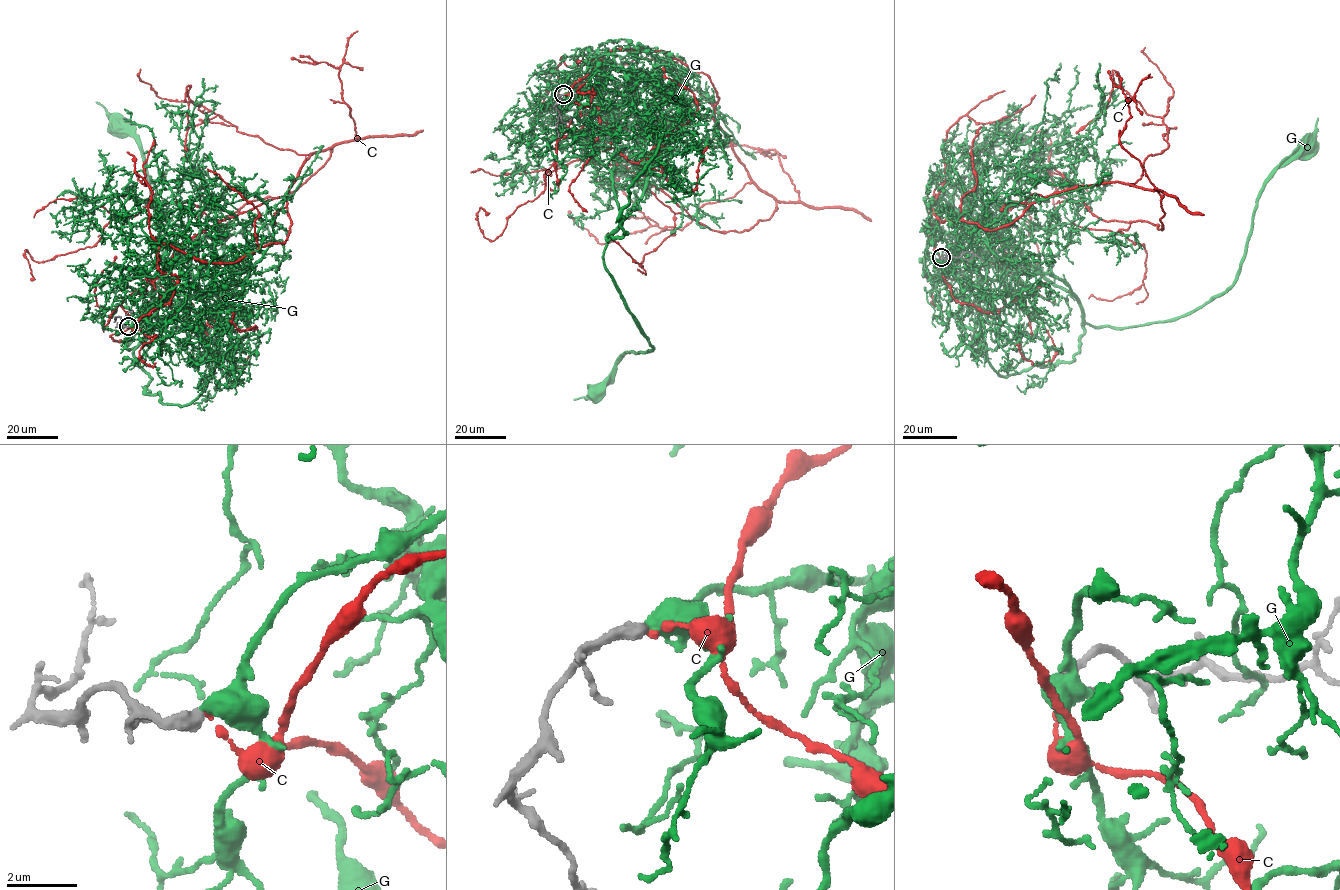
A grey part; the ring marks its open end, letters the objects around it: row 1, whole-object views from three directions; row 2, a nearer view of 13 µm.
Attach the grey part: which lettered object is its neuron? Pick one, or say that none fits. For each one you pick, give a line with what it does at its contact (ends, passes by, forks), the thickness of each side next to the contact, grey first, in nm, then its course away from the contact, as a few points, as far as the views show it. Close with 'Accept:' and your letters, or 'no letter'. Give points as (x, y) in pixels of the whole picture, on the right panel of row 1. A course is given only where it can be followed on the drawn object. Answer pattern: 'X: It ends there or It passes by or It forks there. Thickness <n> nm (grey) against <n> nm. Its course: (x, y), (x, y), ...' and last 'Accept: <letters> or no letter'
G: It ends there. Thickness 420 nm (grey) against 550 nm. Its course: (941, 258), (960, 238), (1065, 288), (1089, 324), (1166, 322), (1233, 283), (1257, 196), (1306, 145)
Accept: G

